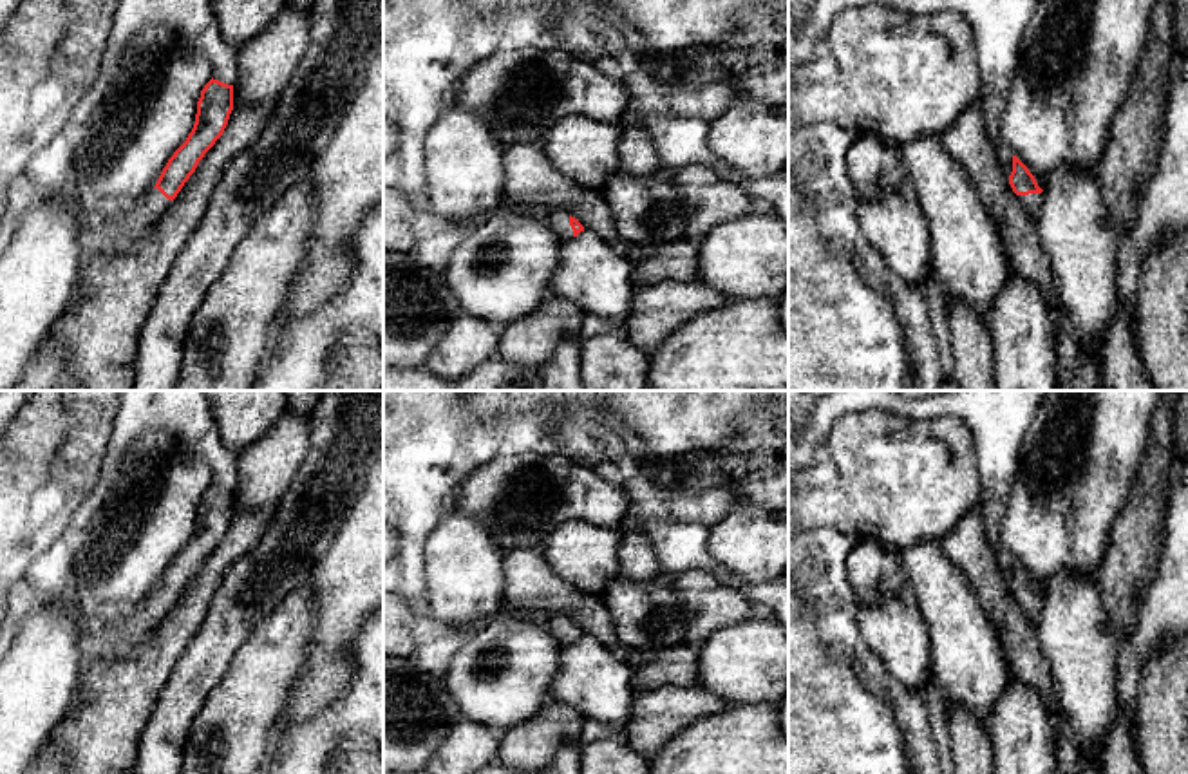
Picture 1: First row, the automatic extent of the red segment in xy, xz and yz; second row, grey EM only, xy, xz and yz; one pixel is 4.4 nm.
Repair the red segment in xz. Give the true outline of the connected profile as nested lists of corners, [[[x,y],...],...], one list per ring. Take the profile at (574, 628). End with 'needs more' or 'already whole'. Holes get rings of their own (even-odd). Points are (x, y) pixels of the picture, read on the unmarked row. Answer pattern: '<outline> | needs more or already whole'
[[[552,615],[544,628],[564,646],[584,637],[584,631],[562,615]]] | needs more

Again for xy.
[[[210,485],[201,496],[186,546],[174,557],[157,588],[132,615],[107,631],[85,633],[80,646],[80,680],[96,660],[114,660],[143,640],[168,615],[199,566],[222,541],[233,515],[233,490]]] | needs more

